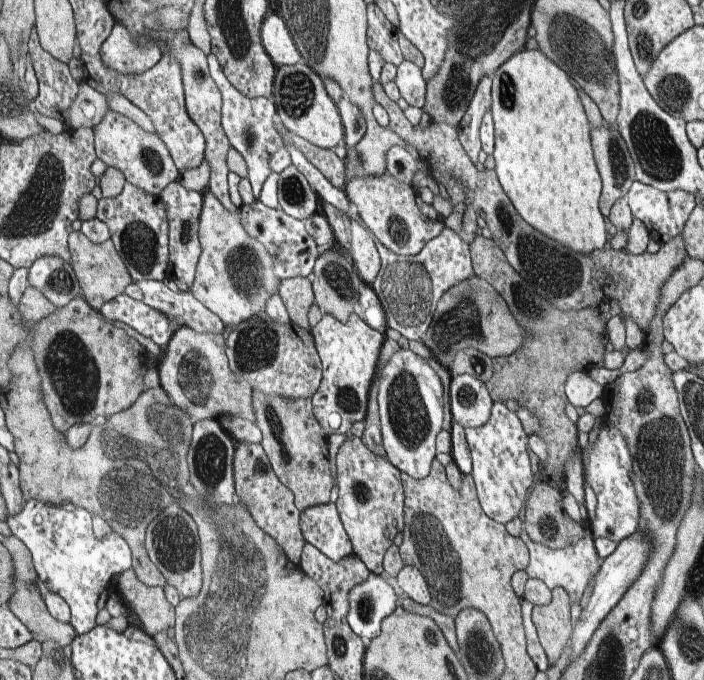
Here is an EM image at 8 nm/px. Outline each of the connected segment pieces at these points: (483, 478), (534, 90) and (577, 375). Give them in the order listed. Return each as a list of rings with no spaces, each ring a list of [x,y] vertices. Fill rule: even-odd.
[[[498,403],[484,426],[465,429],[465,435],[473,460],[471,475],[482,510],[503,525],[522,516],[526,494],[532,489],[534,476],[530,470],[532,462],[528,458],[528,436],[524,434],[516,412],[508,412],[504,404]]]
[[[539,48],[514,53],[494,73],[493,157],[504,192],[518,214],[547,237],[582,254],[604,249],[608,234],[599,209],[603,184],[592,156],[590,124],[570,76]]]
[[[576,371],[565,382],[567,399],[575,408],[586,408],[596,398],[603,397],[605,387],[596,383],[588,372]]]

